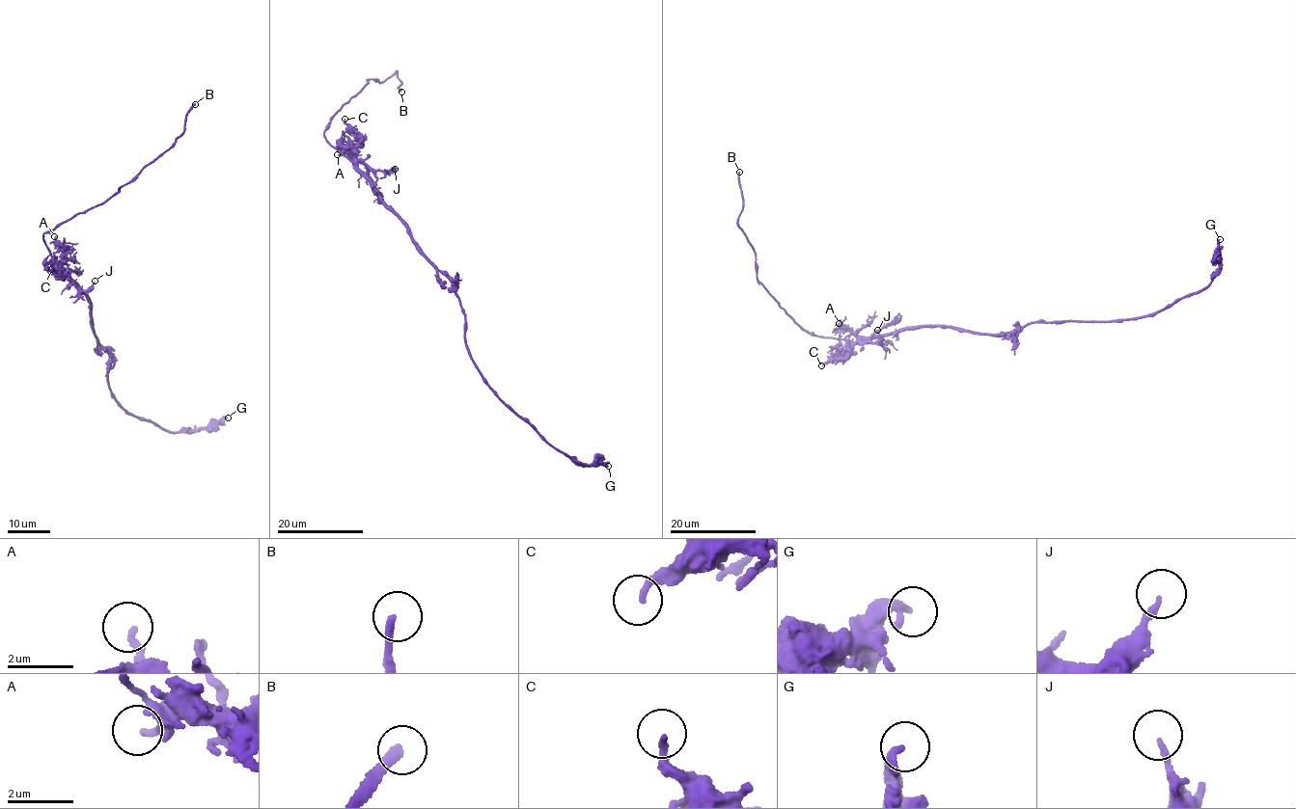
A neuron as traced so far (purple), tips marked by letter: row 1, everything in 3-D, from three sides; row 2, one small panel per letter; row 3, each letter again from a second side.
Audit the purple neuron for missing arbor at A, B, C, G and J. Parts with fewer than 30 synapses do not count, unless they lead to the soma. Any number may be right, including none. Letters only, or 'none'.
B

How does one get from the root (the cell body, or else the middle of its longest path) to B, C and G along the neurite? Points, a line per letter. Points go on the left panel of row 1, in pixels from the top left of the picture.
B: (93, 307), (77, 284), (54, 264), (43, 234), (109, 199), (167, 149), (183, 130), (185, 116), (195, 104)
C: (93, 307), (62, 266), (59, 270), (62, 276), (51, 269)
G: (93, 307), (93, 333), (114, 356), (107, 386), (124, 408), (169, 432), (209, 429), (228, 417)

